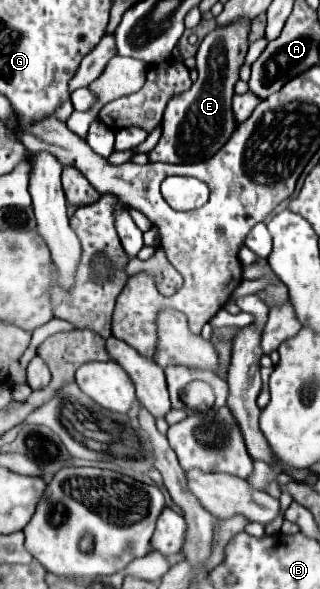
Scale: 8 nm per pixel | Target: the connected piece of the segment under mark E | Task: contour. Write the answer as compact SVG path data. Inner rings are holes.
M232 24L228 28L214 28L200 44L196 54L198 80L184 94L174 96L164 112L164 132L160 142L148 152L152 162L166 164L194 164L212 158L236 130L236 118L232 116L232 96L238 72L248 52L250 24ZM184 118L184 136L182 136Z

